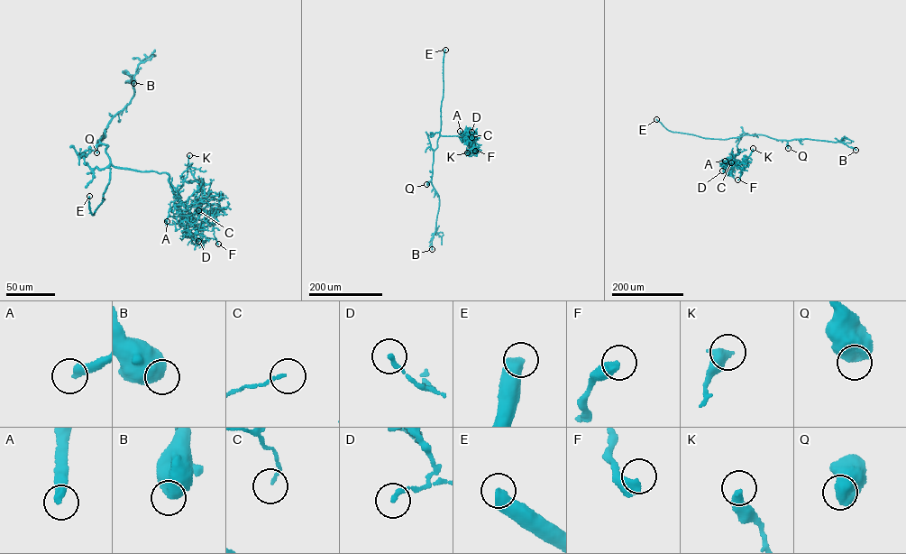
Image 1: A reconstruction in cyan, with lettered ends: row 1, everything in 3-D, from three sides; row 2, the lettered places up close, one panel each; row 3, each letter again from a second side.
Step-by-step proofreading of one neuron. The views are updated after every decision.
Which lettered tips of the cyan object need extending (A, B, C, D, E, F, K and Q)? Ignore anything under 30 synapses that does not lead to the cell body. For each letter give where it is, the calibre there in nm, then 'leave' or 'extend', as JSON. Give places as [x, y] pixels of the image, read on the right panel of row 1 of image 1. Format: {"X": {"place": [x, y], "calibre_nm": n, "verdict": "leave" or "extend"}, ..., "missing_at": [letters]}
{"A": {"place": [725, 161], "calibre_nm": 380, "verdict": "extend"}, "B": {"place": [855, 150], "calibre_nm": 700, "verdict": "leave"}, "C": {"place": [731, 162], "calibre_nm": 100, "verdict": "leave"}, "D": {"place": [722, 170], "calibre_nm": 190, "verdict": "leave"}, "E": {"place": [656, 119], "calibre_nm": 600, "verdict": "extend"}, "F": {"place": [737, 180], "calibre_nm": 440, "verdict": "leave"}, "K": {"place": [753, 148], "calibre_nm": 440, "verdict": "leave"}, "Q": {"place": [788, 148], "calibre_nm": 750, "verdict": "leave"}, "missing_at": ["A", "E"]}

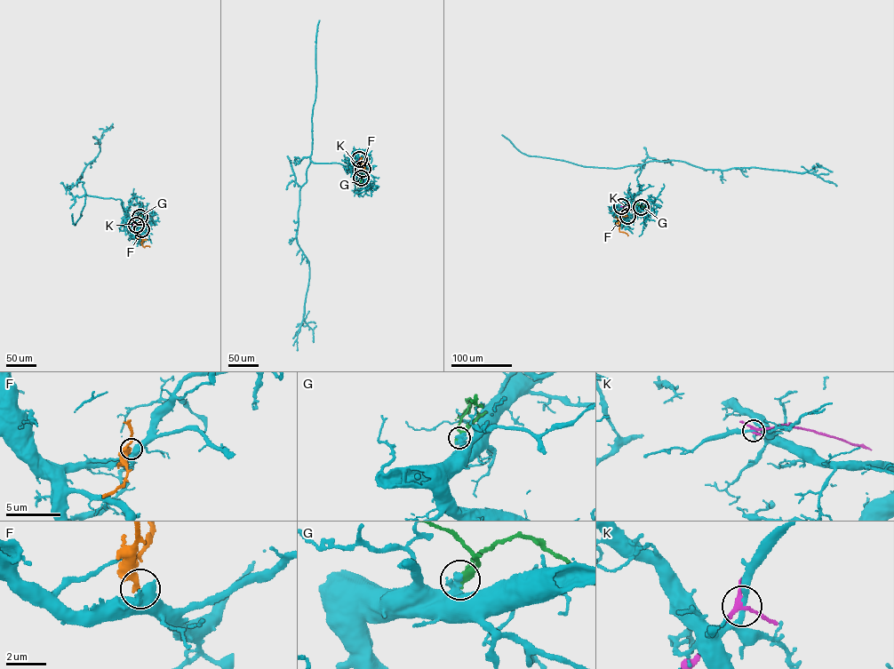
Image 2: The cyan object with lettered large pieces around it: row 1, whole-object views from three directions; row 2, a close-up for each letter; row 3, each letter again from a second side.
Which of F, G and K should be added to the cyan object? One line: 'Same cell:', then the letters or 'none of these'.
Same cell: none of these

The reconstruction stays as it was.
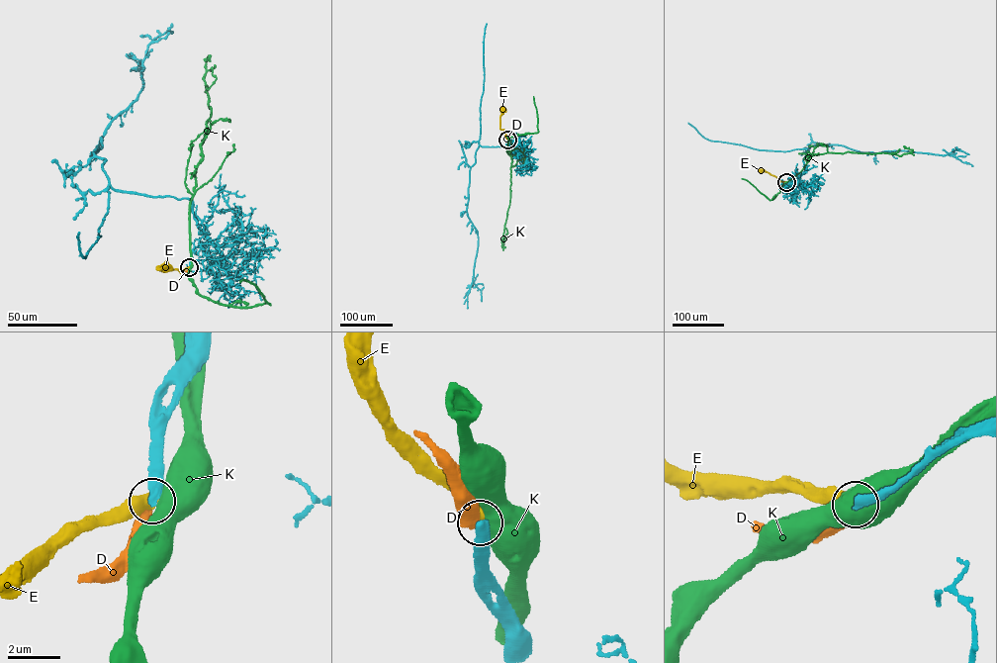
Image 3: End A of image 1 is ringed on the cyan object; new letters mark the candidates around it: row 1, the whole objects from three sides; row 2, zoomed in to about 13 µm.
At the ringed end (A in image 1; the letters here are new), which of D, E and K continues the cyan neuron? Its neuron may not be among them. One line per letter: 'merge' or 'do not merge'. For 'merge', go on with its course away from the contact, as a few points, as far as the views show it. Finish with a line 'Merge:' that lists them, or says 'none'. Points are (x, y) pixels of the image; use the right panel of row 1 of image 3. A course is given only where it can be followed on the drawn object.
D: do not merge
E: merge; it runs (786, 182), (761, 170)
K: do not merge
Merge: E

